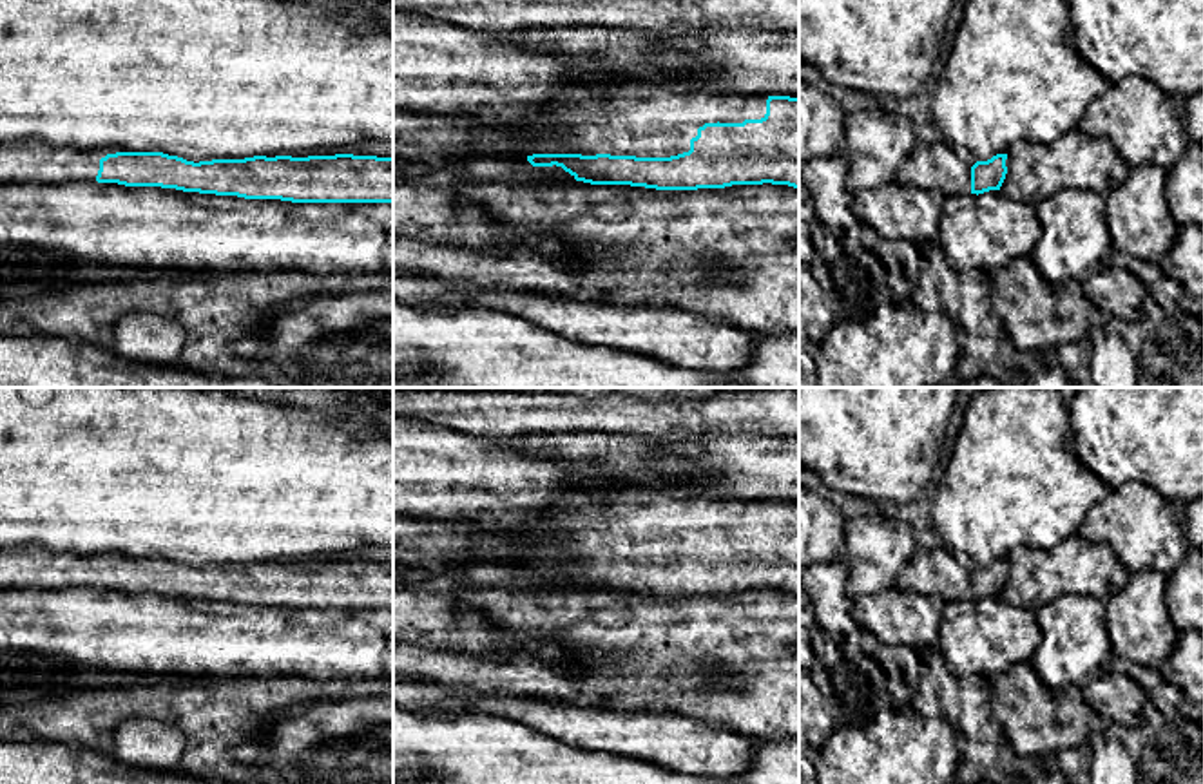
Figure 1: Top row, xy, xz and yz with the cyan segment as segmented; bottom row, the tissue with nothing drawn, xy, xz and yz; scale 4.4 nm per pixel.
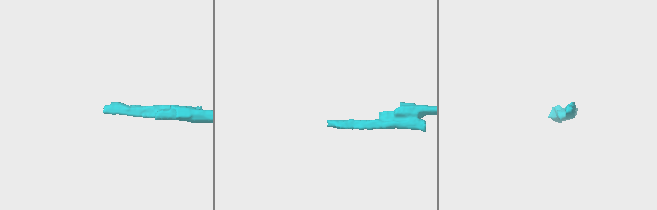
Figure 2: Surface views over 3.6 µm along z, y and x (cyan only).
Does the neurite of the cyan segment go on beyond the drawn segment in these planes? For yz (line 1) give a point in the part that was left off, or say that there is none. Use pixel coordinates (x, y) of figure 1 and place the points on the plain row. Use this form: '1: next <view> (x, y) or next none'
1: next none

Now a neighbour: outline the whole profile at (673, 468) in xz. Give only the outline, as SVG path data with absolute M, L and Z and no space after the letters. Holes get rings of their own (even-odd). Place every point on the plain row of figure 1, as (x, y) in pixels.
M665 460L656 465L658 471L669 474L670 478L678 480L683 474L698 474L701 467L690 460Z

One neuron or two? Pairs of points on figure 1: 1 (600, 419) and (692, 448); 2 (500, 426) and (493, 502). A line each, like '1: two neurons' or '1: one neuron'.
1: two neurons
2: two neurons

